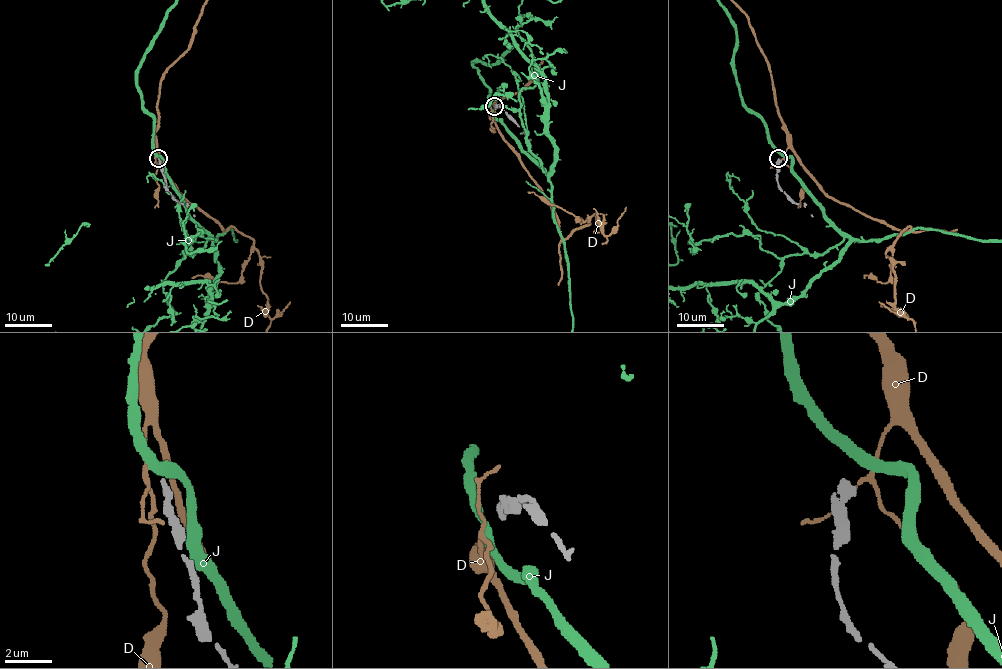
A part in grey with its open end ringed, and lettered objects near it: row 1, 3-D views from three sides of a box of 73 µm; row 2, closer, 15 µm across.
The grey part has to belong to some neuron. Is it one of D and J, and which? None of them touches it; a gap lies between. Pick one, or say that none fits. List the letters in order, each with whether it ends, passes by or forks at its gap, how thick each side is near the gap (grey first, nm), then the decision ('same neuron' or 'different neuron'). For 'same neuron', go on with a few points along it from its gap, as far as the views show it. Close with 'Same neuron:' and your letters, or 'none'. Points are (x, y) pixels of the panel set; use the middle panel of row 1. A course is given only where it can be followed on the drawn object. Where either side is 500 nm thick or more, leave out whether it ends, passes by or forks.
D: it forks there; 360 nm thick on the grey side, 120 nm on the other; different neuron
J: it passes by; 360 nm thick on the grey side, 360 nm on the other; different neuron
Same neuron: none

